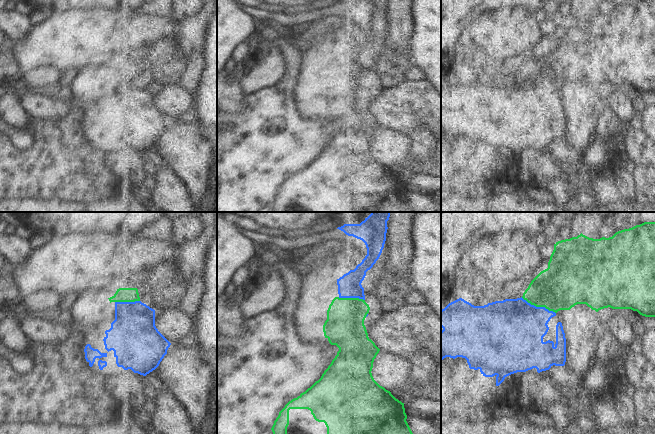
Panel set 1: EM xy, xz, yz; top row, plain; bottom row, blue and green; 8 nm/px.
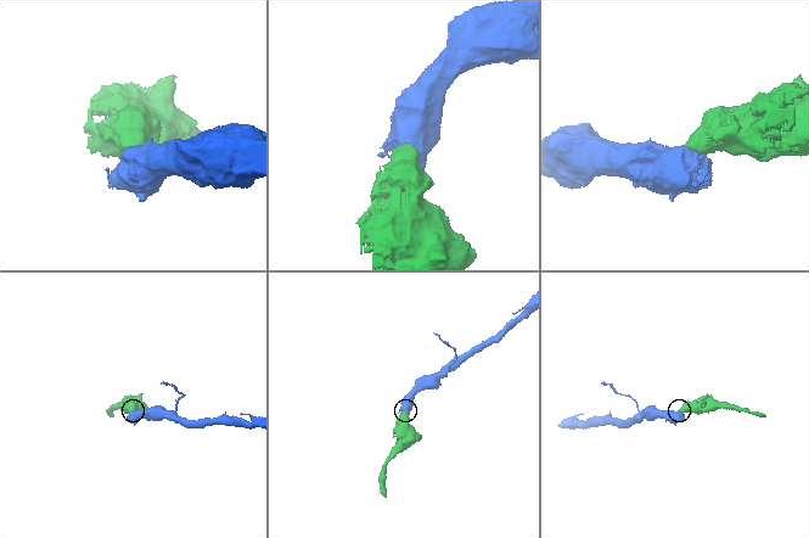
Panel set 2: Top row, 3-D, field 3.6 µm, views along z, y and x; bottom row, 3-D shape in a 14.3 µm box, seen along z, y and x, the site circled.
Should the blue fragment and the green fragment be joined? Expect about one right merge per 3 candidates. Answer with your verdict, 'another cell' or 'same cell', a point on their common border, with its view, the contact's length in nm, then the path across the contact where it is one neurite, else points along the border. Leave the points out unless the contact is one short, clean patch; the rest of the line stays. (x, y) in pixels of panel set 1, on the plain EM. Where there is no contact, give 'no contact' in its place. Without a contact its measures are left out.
another cell | yz (538, 83) | 300 nm | along yz (521, 73), (531, 80), (544, 82), (555, 89)

